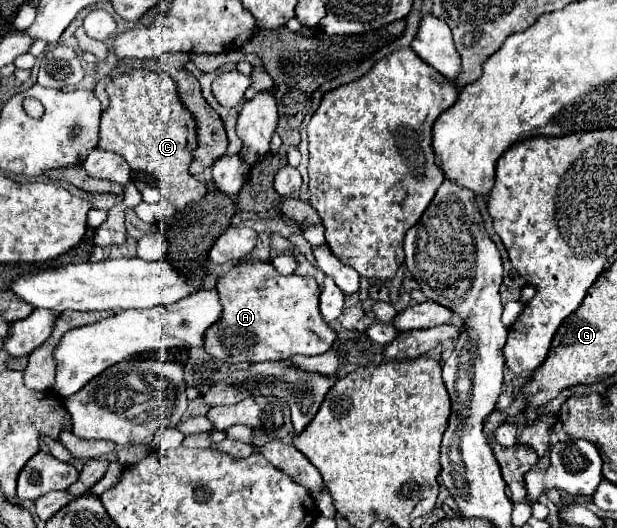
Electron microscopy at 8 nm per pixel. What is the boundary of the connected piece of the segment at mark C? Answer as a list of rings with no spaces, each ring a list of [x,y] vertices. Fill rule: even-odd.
[[[132,70],[108,82],[106,92],[110,106],[102,114],[98,148],[120,154],[132,170],[153,175],[158,179],[162,198],[172,202],[178,212],[190,202],[200,202],[206,196],[206,186],[188,174],[196,148],[196,122],[180,102],[174,80],[164,72]],[[164,172],[168,172],[166,178]]]

